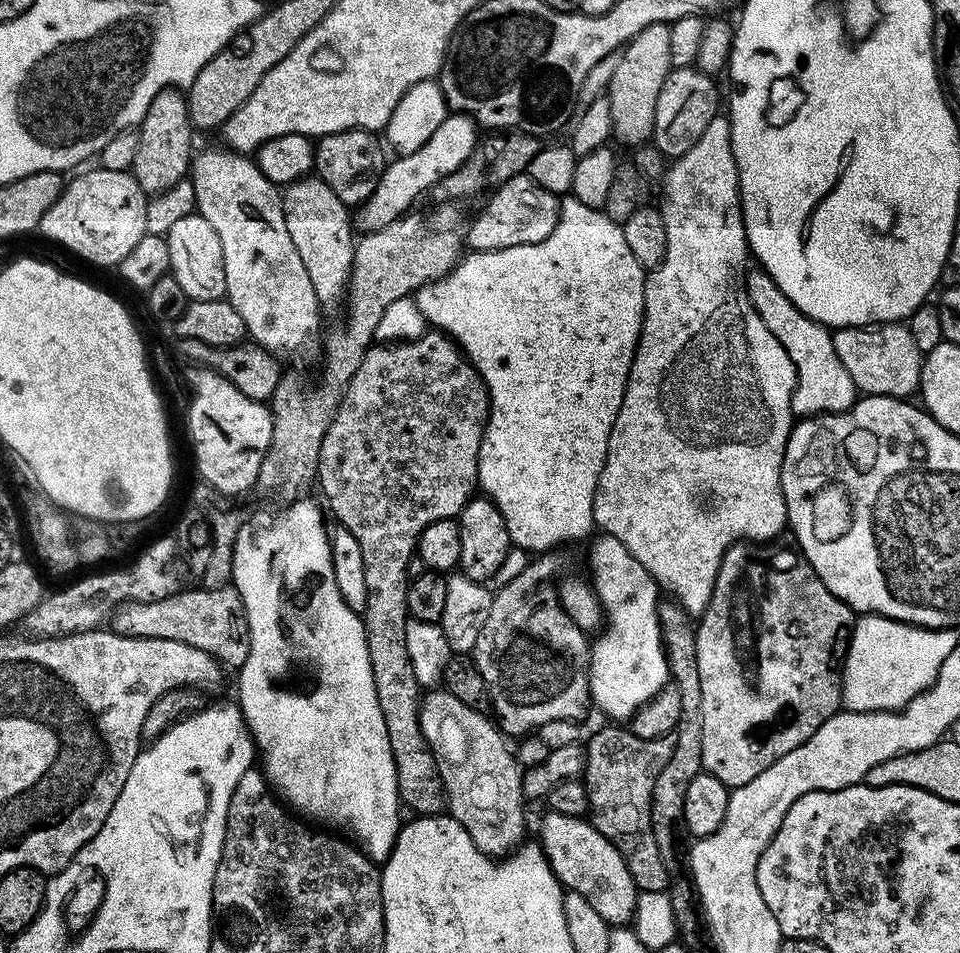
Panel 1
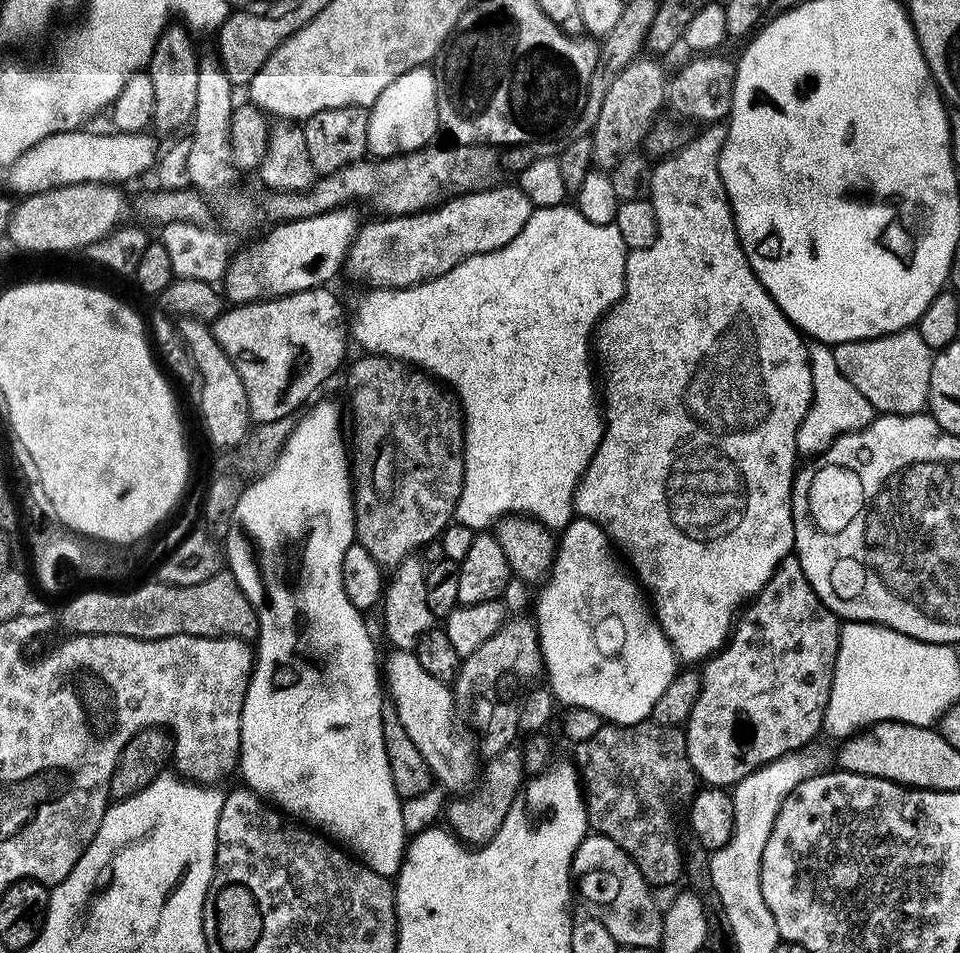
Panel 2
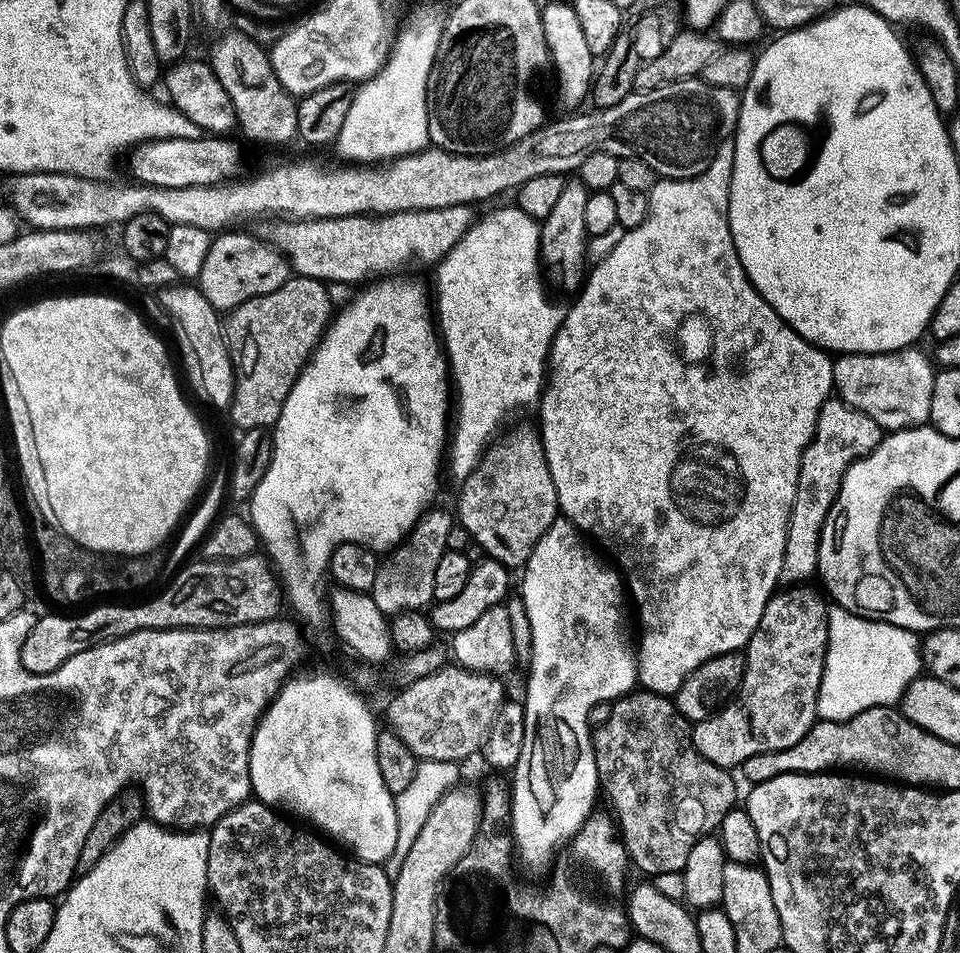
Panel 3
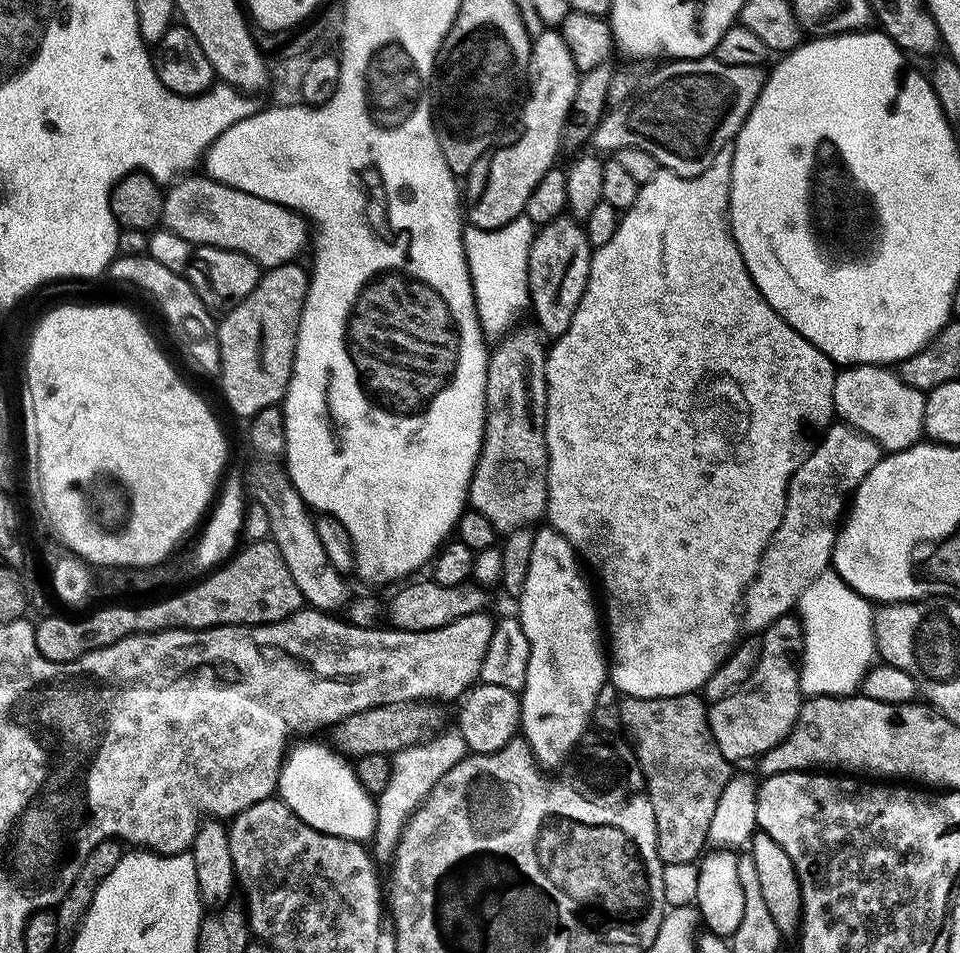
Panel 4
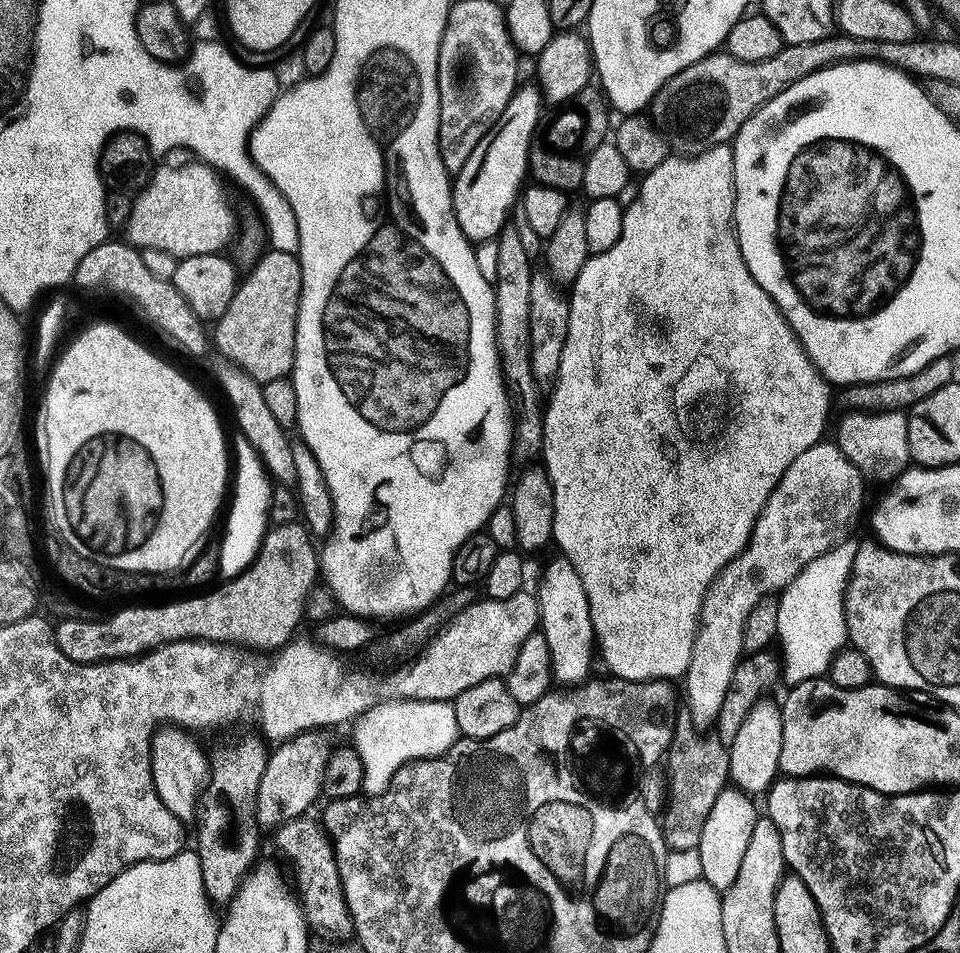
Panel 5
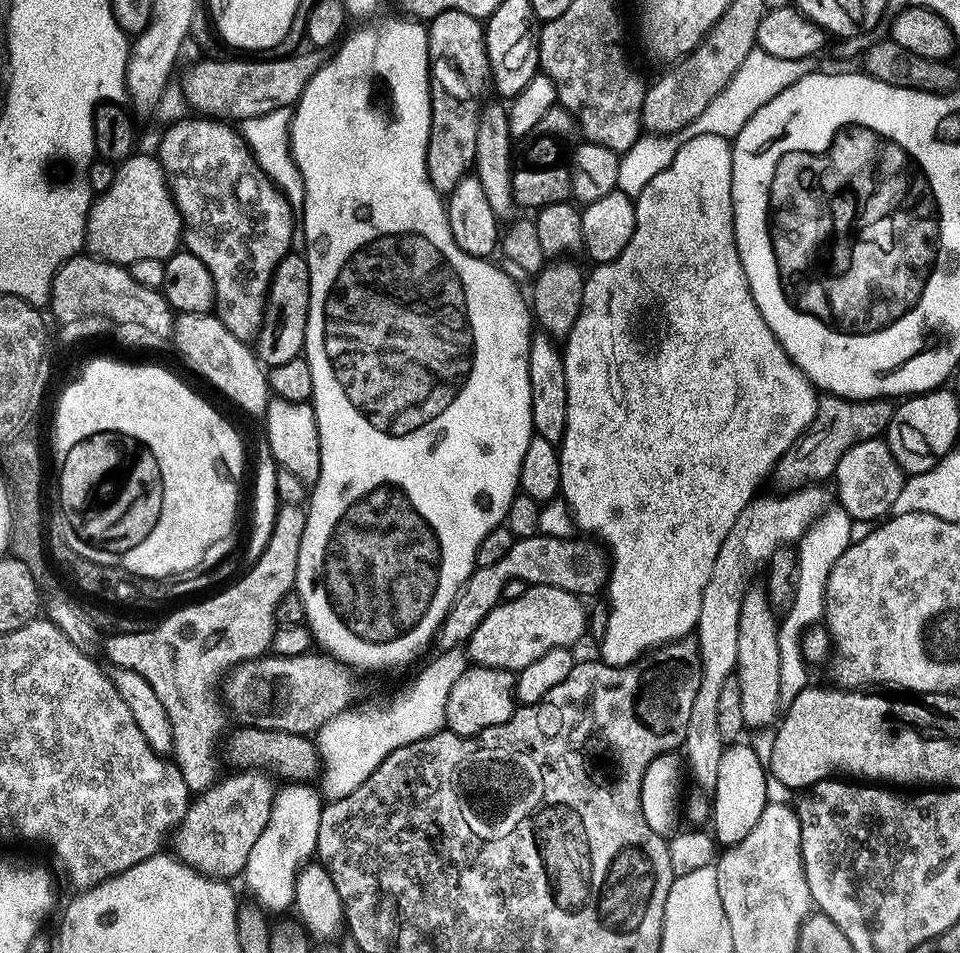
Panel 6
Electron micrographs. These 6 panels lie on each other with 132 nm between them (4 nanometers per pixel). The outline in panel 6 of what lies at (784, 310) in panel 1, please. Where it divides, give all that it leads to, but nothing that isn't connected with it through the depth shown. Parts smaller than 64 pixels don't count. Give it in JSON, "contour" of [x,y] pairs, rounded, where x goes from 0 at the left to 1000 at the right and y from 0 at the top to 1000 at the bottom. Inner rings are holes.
{"contour":[[[844,508],[841,512],[817,514],[813,520],[789,519],[769,539],[765,552],[760,552],[760,560],[756,560],[756,569],[752,569],[752,577],[748,577],[748,586],[744,586],[744,598],[740,598],[740,607],[735,611],[735,619],[731,623],[729,647],[723,660],[723,671],[729,677],[729,719],[727,729],[723,732],[723,742],[719,744],[719,759],[715,762],[715,774],[710,782],[715,794],[715,806],[733,829],[745,828],[748,821],[748,803],[752,801],[752,791],[756,779],[748,767],[748,732],[752,732],[752,720],[767,704],[769,690],[769,644],[773,640],[773,627],[779,621],[788,599],[795,597],[811,575],[828,572],[840,561],[843,554],[850,549],[858,534],[864,532],[865,516],[861,511]]]}

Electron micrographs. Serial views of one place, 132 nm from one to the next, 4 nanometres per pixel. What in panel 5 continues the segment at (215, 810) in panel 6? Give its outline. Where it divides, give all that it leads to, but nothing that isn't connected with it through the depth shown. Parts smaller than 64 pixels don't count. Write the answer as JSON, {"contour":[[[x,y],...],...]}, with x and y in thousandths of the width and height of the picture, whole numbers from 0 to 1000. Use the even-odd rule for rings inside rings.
{"contour":[[[326,766],[310,769],[282,786],[276,811],[267,830],[267,863],[272,870],[286,871],[300,860],[310,860],[329,838],[334,838],[340,800],[347,782],[342,781],[339,769]]]}

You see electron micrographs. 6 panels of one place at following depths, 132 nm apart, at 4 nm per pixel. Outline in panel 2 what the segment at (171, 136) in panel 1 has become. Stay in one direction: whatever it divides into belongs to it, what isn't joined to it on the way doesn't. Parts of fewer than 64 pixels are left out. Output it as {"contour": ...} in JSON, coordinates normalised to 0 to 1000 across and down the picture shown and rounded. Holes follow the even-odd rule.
{"contour":[[[176,26],[163,42],[161,52],[154,66],[157,86],[160,87],[161,120],[159,133],[169,139],[179,139],[195,133],[199,129],[206,105],[207,58],[200,44],[200,37],[195,28]]]}

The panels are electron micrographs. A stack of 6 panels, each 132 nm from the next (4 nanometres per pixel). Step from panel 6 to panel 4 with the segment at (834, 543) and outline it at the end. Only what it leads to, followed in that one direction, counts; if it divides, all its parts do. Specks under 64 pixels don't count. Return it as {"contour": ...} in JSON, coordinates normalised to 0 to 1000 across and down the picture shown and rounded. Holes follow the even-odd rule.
{"contour":[[[864,598],[835,619],[831,645],[838,658],[838,686],[831,693],[834,727],[839,731],[891,727],[915,688],[909,631],[893,623],[874,601]]]}

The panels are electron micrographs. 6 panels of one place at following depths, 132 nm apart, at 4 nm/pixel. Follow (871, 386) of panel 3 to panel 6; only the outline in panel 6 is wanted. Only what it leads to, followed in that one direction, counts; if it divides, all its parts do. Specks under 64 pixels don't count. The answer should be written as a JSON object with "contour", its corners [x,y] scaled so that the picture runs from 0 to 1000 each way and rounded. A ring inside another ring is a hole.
{"contour":[[[914,460],[894,464],[885,468],[885,472],[881,472],[881,476],[877,476],[877,482],[873,484],[869,501],[869,520],[870,524],[871,520],[875,524],[872,525],[874,532],[878,533],[880,539],[888,542],[889,547],[913,548],[928,538],[943,503],[944,496],[935,489],[924,461]]]}

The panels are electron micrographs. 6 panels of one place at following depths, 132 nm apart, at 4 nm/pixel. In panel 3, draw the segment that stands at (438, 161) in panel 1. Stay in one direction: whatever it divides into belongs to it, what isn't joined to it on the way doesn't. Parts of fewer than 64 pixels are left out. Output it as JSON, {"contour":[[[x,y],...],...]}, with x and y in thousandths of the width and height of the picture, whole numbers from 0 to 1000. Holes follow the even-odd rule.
{"contour":[[[233,241],[222,247],[219,263],[215,267],[215,275],[210,277],[210,283],[206,291],[206,301],[210,308],[215,308],[219,321],[223,321],[230,329],[241,328],[243,323],[252,321],[252,317],[260,317],[260,313],[269,313],[273,308],[282,308],[290,304],[302,293],[300,273],[296,265],[283,257],[278,251],[270,252],[258,243],[246,243],[247,241]]]}

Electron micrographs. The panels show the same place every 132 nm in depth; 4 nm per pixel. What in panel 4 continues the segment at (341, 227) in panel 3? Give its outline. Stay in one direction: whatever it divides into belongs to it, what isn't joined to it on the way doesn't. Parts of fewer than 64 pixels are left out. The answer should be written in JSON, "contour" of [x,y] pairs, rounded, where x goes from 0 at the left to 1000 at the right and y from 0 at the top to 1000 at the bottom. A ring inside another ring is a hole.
{"contour":[[[216,183],[207,184],[197,184],[192,187],[197,189],[189,188],[174,198],[170,238],[194,250],[194,254],[202,258],[223,258],[254,264],[275,283],[305,276],[311,270],[308,268],[317,259],[322,259],[323,236],[314,224],[272,206],[242,197]]]}

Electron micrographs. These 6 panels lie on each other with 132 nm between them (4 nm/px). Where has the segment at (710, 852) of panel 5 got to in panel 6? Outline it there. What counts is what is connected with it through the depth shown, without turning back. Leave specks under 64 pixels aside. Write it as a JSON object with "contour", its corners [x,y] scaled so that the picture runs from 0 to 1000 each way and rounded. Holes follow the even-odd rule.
{"contour":[[[759,780],[752,791],[752,801],[748,803],[740,869],[744,874],[745,885],[750,888],[761,888],[777,879],[777,875],[785,871],[785,863],[794,858],[794,850],[802,843],[802,814],[798,809],[797,799],[793,790],[791,793],[781,782],[771,780]]]}

